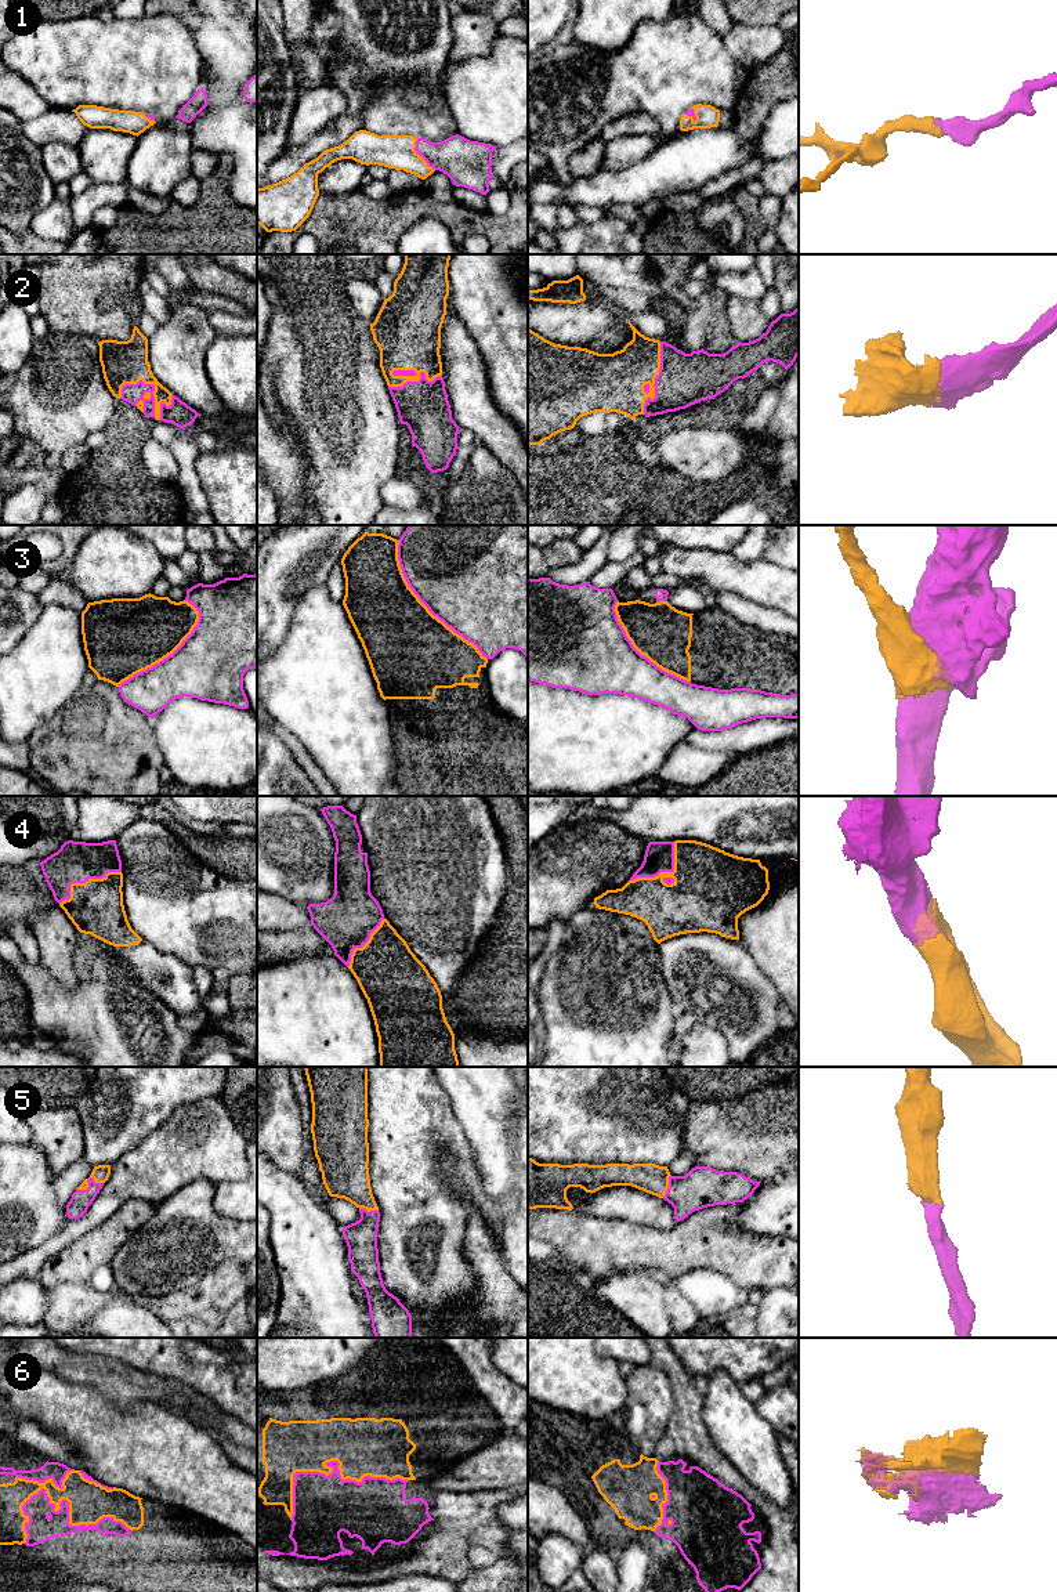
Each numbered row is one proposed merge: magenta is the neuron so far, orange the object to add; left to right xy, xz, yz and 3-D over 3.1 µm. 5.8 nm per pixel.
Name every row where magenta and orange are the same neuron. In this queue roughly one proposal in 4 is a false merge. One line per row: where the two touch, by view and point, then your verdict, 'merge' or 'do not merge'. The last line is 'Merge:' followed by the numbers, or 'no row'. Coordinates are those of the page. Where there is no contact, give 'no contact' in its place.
1: contact xz (419, 154); merge
2: contact xy (152, 384); merge
3: contact xz (424, 604); do not merge
4: contact xy (84, 882); merge
5: contact xy (89, 1180); merge
6: contact xy (68, 1513); merge
Merge: 1, 2, 4, 5, 6

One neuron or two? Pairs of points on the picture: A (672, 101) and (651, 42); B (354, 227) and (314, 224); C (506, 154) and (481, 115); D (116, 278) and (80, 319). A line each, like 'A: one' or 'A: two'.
A: one
B: one
C: two
D: one

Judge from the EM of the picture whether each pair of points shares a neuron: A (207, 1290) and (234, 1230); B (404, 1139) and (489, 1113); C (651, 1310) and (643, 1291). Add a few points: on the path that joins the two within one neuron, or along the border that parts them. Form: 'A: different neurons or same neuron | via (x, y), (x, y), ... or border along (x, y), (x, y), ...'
A: different neurons | border along (242, 1263), (221, 1262), (191, 1285)
B: different neurons | border along (446, 1092), (452, 1113), (473, 1151)
C: same neuron | via (647, 1306), (643, 1302), (643, 1295)

